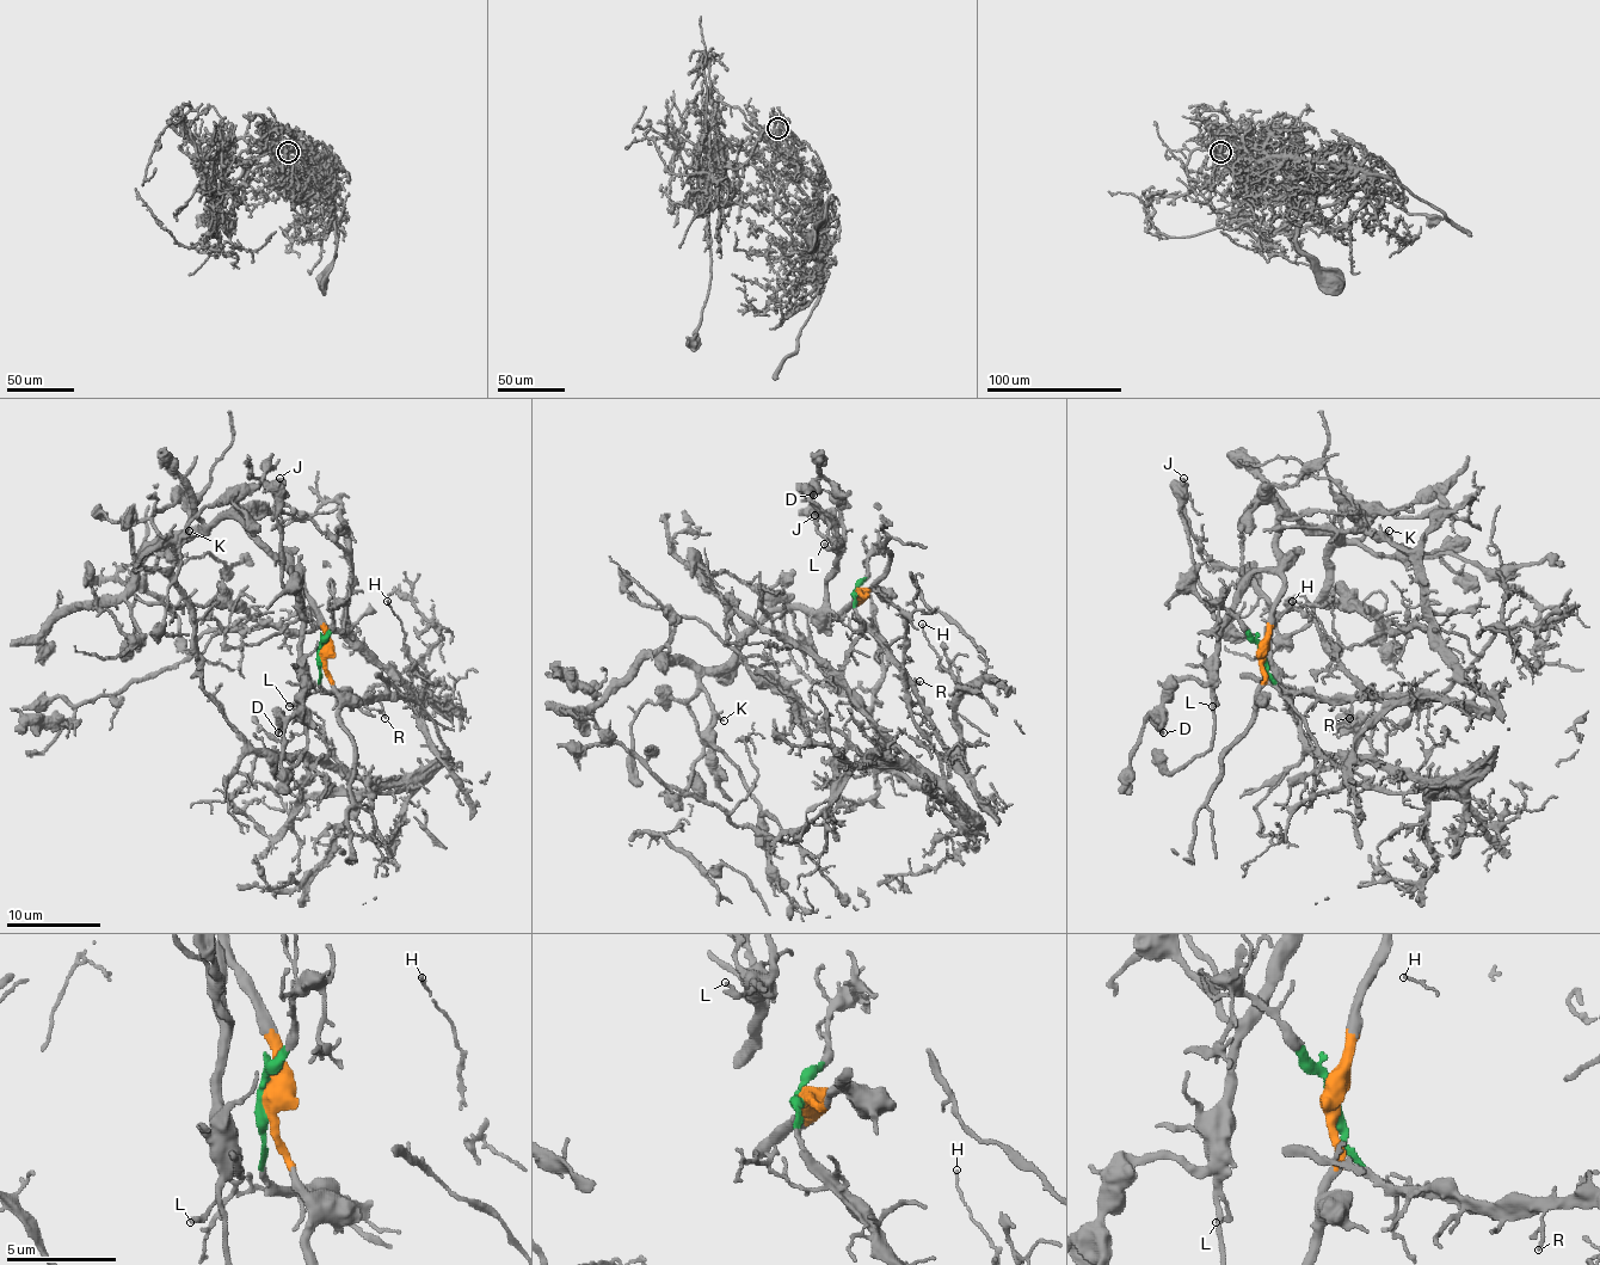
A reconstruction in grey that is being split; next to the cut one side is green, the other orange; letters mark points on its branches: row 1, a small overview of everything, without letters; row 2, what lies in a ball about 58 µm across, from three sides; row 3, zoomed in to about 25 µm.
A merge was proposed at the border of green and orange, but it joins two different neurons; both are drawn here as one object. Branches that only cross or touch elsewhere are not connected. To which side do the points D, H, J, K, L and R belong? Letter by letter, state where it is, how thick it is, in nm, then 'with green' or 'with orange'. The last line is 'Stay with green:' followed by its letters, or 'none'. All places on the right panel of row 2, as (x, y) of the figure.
D: (1163, 732) | 440 nm | with orange
H: (1292, 601) | 100 nm | with green
J: (1183, 478) | 700 nm | with orange
K: (1389, 530) | 180 nm | with orange
L: (1212, 706) | 280 nm | with orange
R: (1349, 718) | 90 nm | with green
Stay with green: H, R

